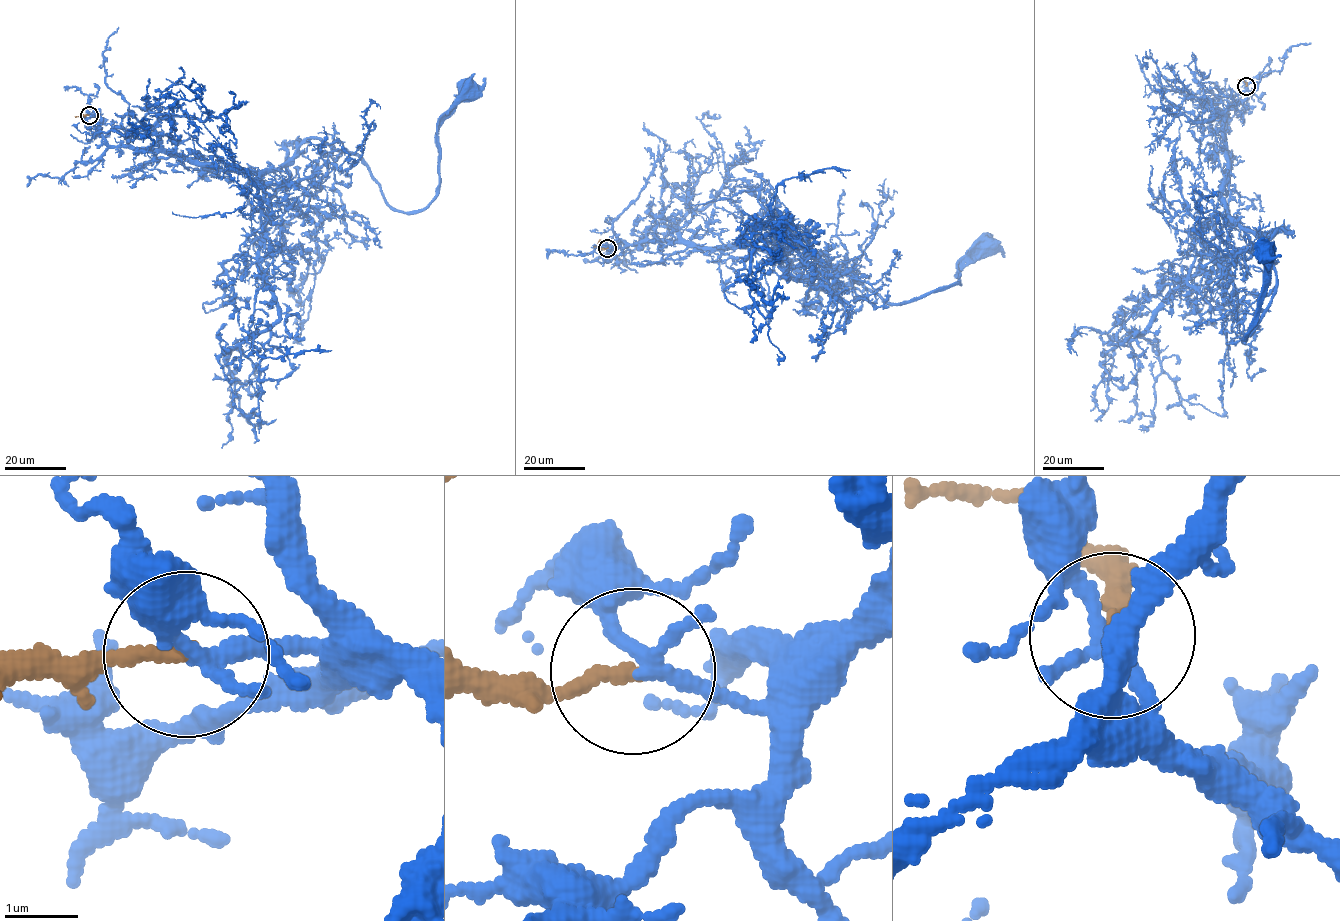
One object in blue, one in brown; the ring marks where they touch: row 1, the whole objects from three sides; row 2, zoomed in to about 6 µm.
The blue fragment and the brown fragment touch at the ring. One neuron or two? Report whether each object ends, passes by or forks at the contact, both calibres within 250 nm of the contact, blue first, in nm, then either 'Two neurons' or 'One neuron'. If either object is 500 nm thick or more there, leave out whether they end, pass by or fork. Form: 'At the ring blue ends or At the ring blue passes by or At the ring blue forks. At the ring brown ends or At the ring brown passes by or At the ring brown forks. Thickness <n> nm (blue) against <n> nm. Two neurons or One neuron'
At the ring blue forks. At the ring brown ends. Thickness 170 nm (blue) against 180 nm. One neuron

